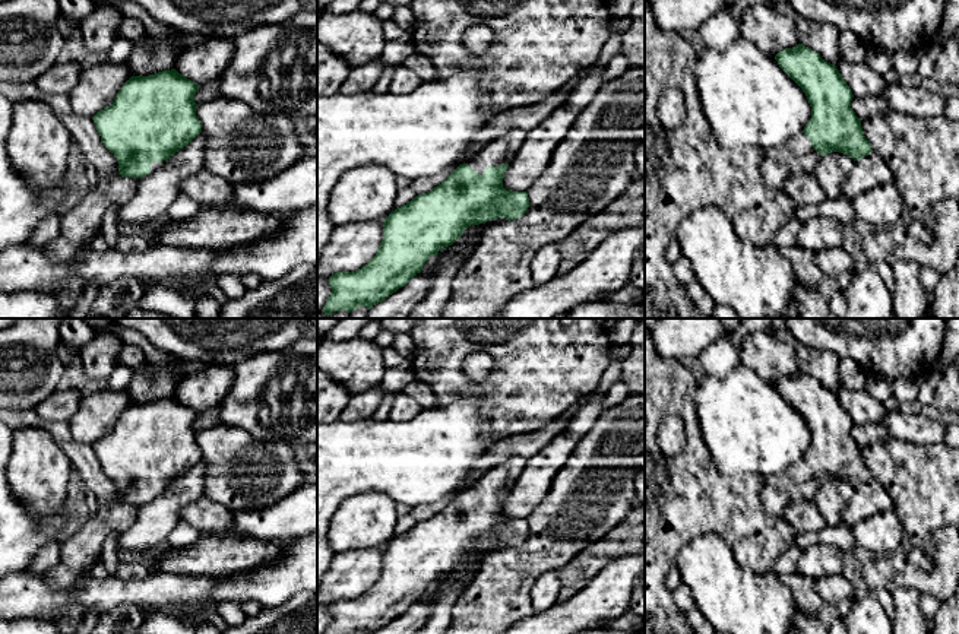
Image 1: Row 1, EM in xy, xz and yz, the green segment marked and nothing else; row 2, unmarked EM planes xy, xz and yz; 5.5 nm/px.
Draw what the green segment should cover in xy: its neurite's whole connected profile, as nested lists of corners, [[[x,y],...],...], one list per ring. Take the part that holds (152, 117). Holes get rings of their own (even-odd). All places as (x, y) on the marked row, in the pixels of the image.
[[[175,69],[149,76],[132,76],[114,102],[92,117],[102,143],[118,161],[121,177],[142,178],[161,169],[175,152],[202,133],[194,102],[199,88],[200,85]]]

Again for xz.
[[[512,129],[482,146],[466,164],[459,165],[441,184],[418,194],[406,205],[392,210],[383,224],[383,240],[376,256],[355,272],[338,272],[329,276],[330,297],[323,307],[326,316],[358,307],[368,310],[405,286],[431,256],[452,245],[471,225],[506,218],[523,216],[529,207],[526,191],[512,191],[503,187],[504,172],[523,145],[526,131]]]

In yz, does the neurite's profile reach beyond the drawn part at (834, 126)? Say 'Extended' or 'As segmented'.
Extended

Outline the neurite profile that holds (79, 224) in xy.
[[[134,177],[99,180],[77,206],[60,215],[61,226],[56,240],[45,244],[45,250],[57,261],[72,259],[89,238],[101,229],[108,207],[121,209],[134,194]]]

